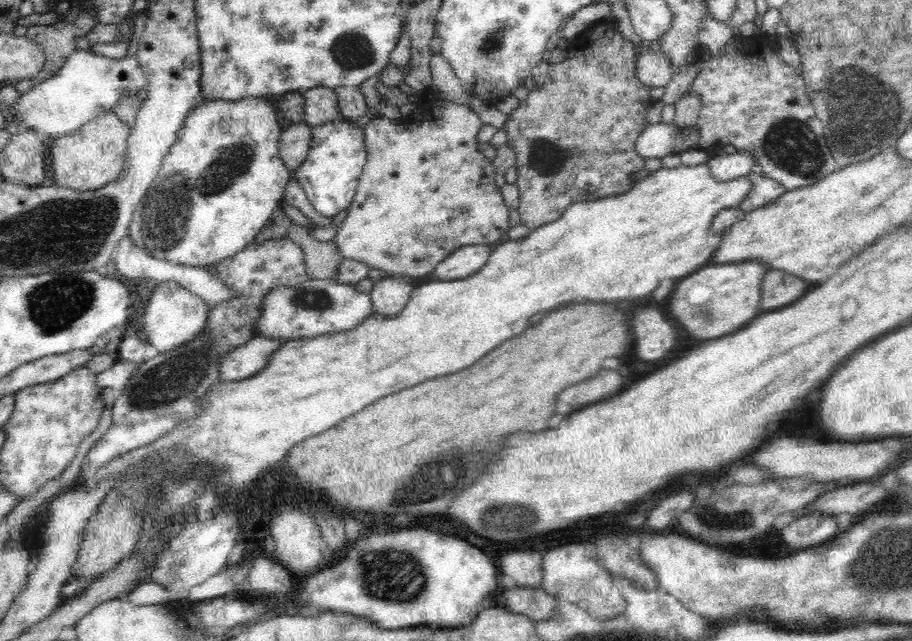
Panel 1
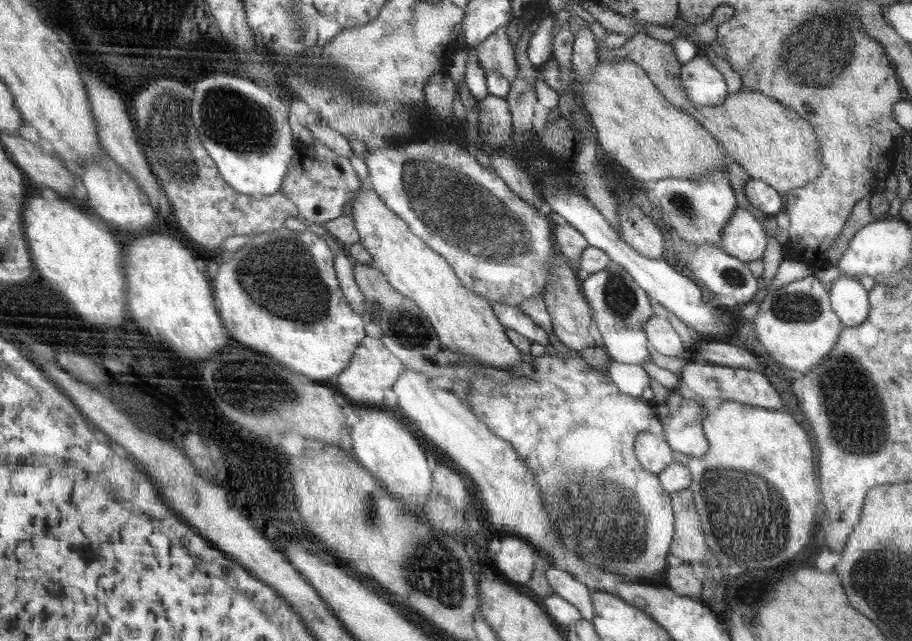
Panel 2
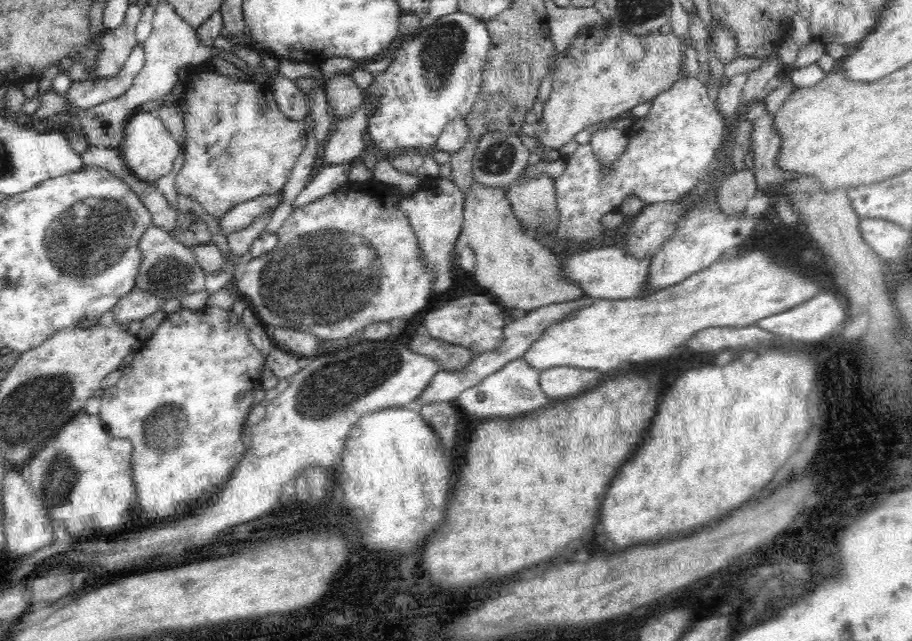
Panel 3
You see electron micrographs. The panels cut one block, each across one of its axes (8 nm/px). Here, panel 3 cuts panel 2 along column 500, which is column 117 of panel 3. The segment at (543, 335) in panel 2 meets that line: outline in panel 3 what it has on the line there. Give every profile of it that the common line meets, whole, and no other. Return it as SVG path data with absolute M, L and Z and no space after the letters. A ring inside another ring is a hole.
M132 289L111 310L113 318L118 321L132 322L132 320L144 320L150 314L163 310L165 300L160 296L154 296L147 290Z

